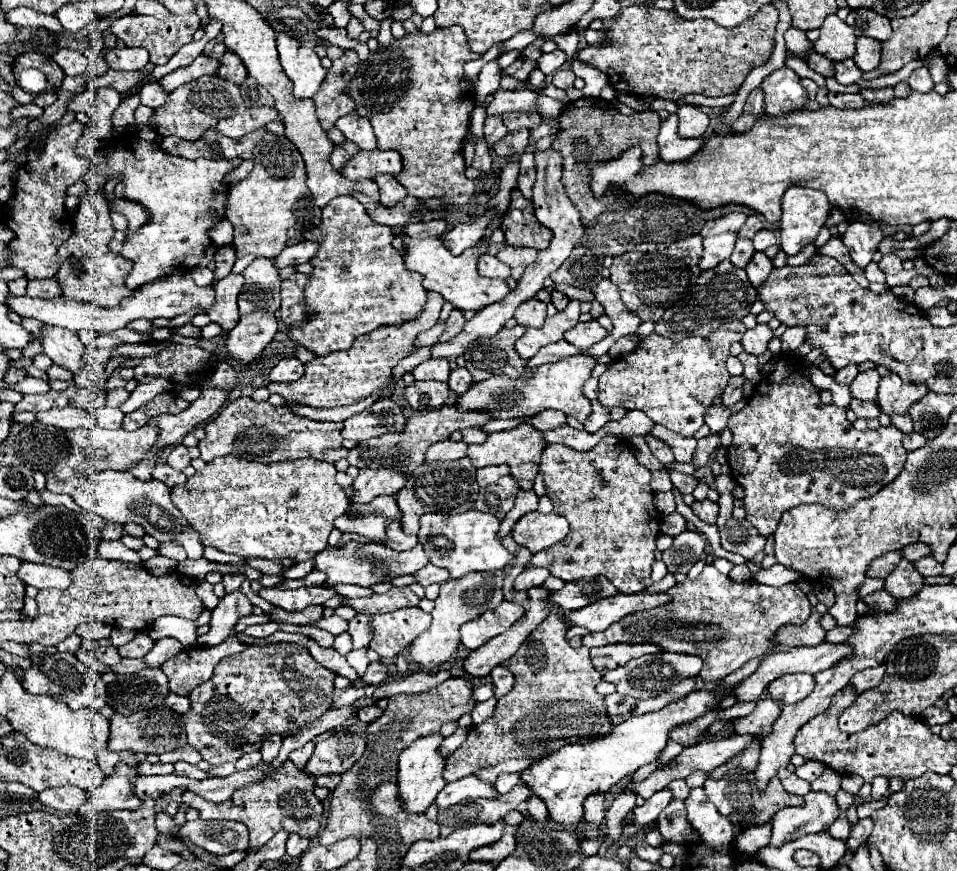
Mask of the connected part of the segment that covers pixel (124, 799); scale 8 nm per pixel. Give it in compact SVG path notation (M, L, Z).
M120 762L114 774L106 776L104 784L90 792L88 800L82 804L82 812L104 812L104 810L136 810L140 798L134 796L132 778L136 778L136 768Z

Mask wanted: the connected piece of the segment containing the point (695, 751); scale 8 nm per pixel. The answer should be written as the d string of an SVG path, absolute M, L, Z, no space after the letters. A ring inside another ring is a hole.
M736 734L736 736L726 736L726 738L720 738L720 740L702 740L702 742L694 744L694 746L684 748L676 758L672 758L666 766L662 766L662 768L654 770L646 780L642 780L642 782L634 782L634 780L626 782L622 790L630 790L630 792L634 792L636 796L642 796L642 798L646 800L646 798L650 798L652 794L656 794L658 790L664 790L672 780L688 778L694 770L712 772L712 770L714 770L714 768L718 768L720 764L726 764L732 756L740 754L740 752L742 752L742 748L744 748L748 742L752 742L752 740L754 740L754 736L750 736L750 734L746 734L746 736L740 736L740 734Z

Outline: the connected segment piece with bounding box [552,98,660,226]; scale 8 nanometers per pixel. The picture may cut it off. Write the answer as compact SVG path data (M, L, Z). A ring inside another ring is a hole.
M580 98L576 102L568 102L566 108L562 110L562 114L558 116L558 120L560 120L560 134L554 138L552 148L564 156L562 184L566 188L566 194L572 200L572 204L580 210L584 226L592 226L596 222L598 214L602 214L606 210L606 206L616 200L618 190L606 192L606 196L600 200L594 198L592 190L588 186L590 170L606 160L620 156L620 152L624 152L632 146L642 148L644 164L652 164L654 160L658 160L656 134L660 128L660 116L658 116L658 112L638 112L632 116L624 116L618 112L618 108L614 104L610 104L602 98Z

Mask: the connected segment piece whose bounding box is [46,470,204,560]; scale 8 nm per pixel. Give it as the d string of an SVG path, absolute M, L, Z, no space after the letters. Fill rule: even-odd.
M52 470L46 474L48 484L46 488L52 492L62 492L62 494L70 494L74 498L74 502L94 514L100 516L102 520L110 522L110 524L126 524L126 522L136 522L140 524L146 534L154 536L158 542L180 542L186 548L188 558L200 558L202 556L202 546L198 540L196 530L192 530L180 510L176 510L176 506L172 506L170 500L170 488L164 482L158 480L148 480L148 482L140 482L136 478L132 478L130 474L122 474L122 472L114 472L114 470L106 470L100 474L92 474L88 478L72 478L68 482L56 482Z

